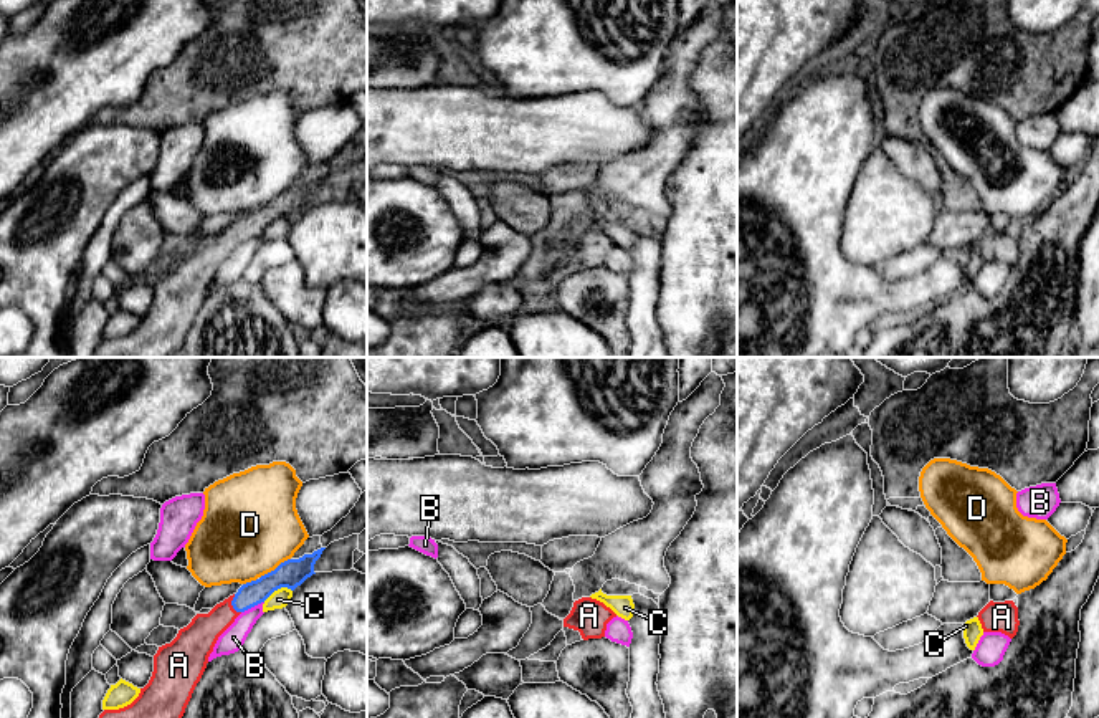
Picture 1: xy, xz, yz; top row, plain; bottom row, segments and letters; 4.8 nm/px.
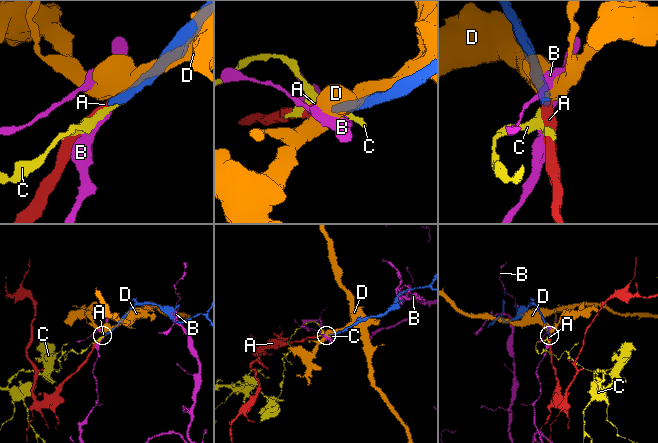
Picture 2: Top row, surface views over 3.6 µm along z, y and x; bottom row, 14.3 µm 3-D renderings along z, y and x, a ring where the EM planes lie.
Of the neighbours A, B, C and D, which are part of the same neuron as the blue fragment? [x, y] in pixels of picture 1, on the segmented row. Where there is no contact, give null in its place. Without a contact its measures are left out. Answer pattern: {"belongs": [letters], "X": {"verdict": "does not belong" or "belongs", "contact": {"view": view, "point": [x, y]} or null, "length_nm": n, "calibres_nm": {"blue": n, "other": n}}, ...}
{"belongs": ["A"], "A": {"verdict": "belongs", "contact": {"view": "xy", "point": [232, 604]}, "length_nm": 100, "calibres_nm": {"blue": 120, "other": 170}}, "B": {"verdict": "does not belong", "contact": {"view": "xy", "point": [252, 606]}, "length_nm": 130, "calibres_nm": {"blue": 140, "other": 110}}, "C": {"verdict": "does not belong", "contact": {"view": "xy", "point": [276, 589]}, "length_nm": 160, "calibres_nm": {"blue": 140, "other": 90}}, "D": {"verdict": "does not belong", "contact": {"view": "xy", "point": [276, 568]}, "length_nm": 180, "calibres_nm": {"blue": 140, "other": 480}}}

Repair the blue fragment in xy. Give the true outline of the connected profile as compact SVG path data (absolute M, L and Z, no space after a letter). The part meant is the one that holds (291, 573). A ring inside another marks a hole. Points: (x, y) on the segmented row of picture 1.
M324 549L281 562L274 571L243 584L208 614L197 614L170 644L159 647L152 677L139 696L124 708L104 710L99 718L182 718L218 637L241 612L264 602L274 591L294 591L316 574L314 564Z

